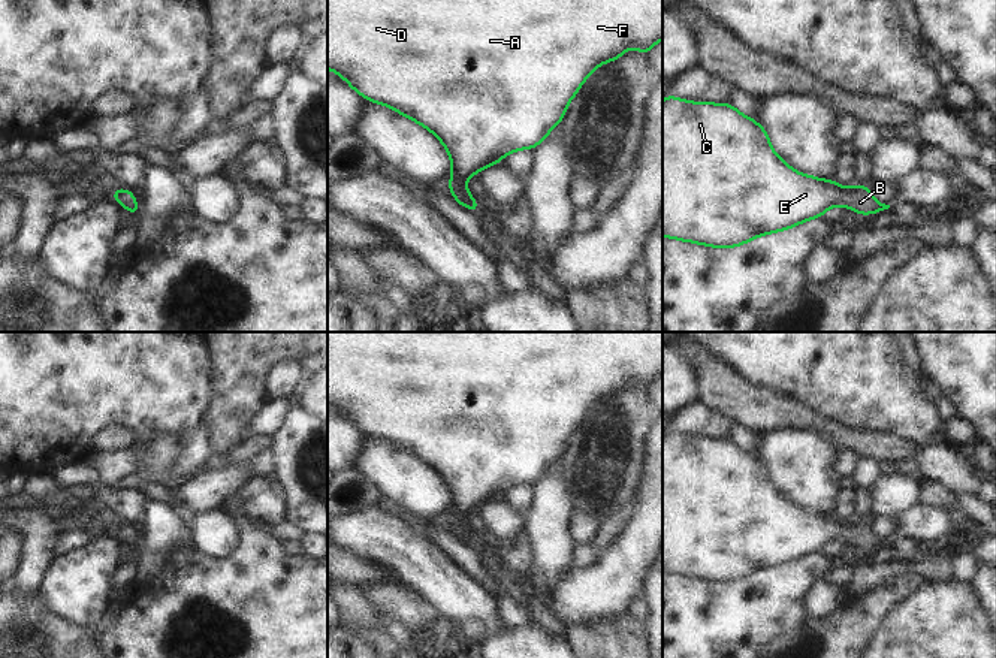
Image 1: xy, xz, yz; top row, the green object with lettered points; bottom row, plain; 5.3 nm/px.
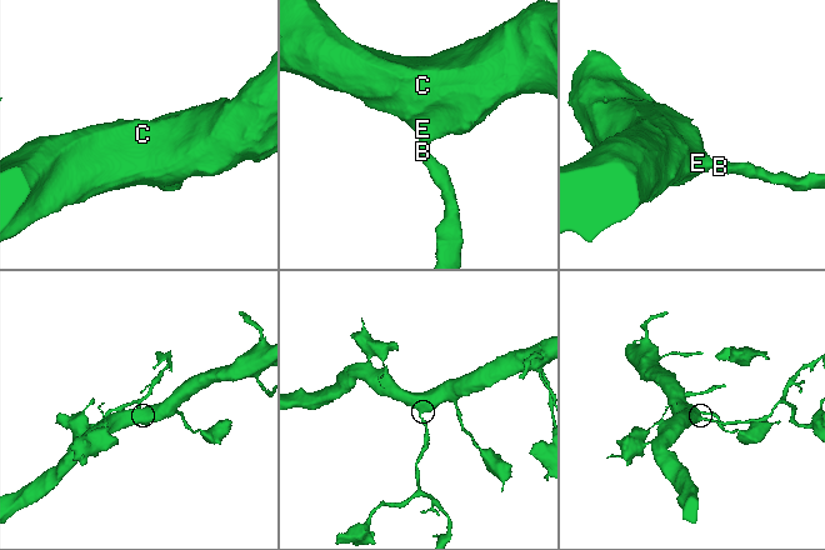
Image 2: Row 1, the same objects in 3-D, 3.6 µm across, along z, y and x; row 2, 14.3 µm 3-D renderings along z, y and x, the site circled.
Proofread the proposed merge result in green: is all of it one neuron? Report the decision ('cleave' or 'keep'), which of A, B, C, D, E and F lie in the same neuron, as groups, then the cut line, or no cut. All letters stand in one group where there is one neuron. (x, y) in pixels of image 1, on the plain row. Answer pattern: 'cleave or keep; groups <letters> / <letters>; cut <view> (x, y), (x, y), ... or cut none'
keep; groups A B C D E F; cut none

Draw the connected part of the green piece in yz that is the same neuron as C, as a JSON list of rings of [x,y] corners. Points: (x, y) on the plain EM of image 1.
[[[667,429],[663,435],[663,571],[668,574],[679,574],[682,577],[694,577],[697,580],[707,580],[712,583],[736,583],[748,579],[758,571],[790,565],[812,553],[823,553],[824,547],[833,541],[845,541],[861,550],[870,550],[888,544],[890,540],[878,537],[869,520],[842,522],[836,514],[823,514],[808,508],[800,508],[793,504],[784,494],[781,494],[770,480],[770,471],[757,455],[743,450],[730,438],[712,437],[689,437]]]

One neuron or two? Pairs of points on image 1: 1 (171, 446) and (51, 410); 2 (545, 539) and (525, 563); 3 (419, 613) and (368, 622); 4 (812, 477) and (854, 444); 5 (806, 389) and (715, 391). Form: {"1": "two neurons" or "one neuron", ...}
{"1": "two neurons", "2": "two neurons", "3": "two neurons", "4": "two neurons", "5": "two neurons"}

